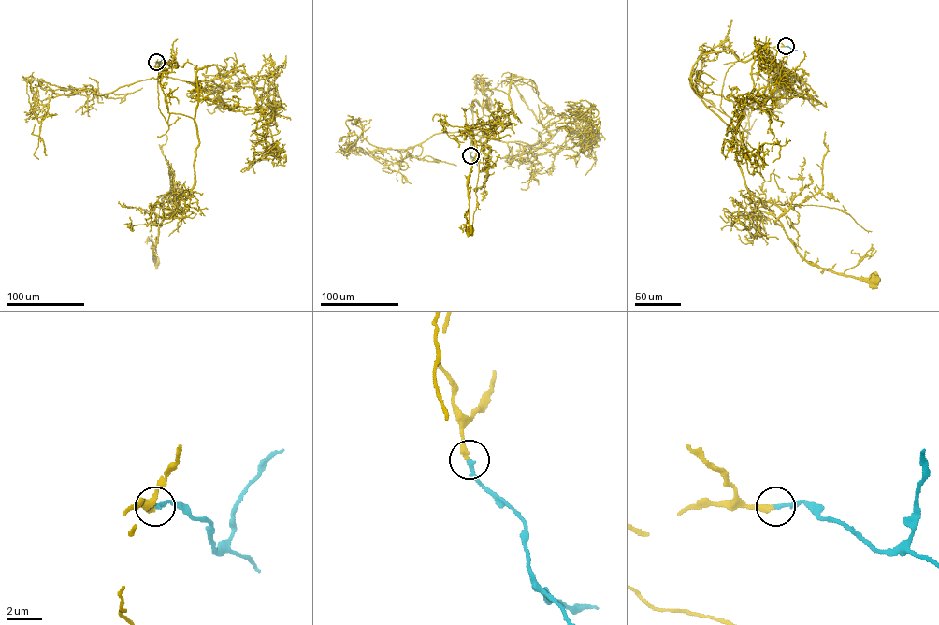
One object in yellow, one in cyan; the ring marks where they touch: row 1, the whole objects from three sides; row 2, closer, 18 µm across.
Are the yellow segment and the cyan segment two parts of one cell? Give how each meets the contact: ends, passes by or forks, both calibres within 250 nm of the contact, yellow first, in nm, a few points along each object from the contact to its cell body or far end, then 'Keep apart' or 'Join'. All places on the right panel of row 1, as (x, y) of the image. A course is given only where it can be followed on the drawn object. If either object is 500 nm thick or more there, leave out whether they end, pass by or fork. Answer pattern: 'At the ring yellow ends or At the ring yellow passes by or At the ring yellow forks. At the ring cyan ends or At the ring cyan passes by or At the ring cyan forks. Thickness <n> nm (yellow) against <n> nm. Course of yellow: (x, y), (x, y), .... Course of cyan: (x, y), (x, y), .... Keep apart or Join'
At the ring yellow ends. At the ring cyan ends. Thickness 300 nm (yellow) against 240 nm. Course of yellow: (786, 46), (728, 69), (729, 117), (708, 107), (800, 255), (873, 281). Course of cyan: (786, 46), (797, 50). Join

